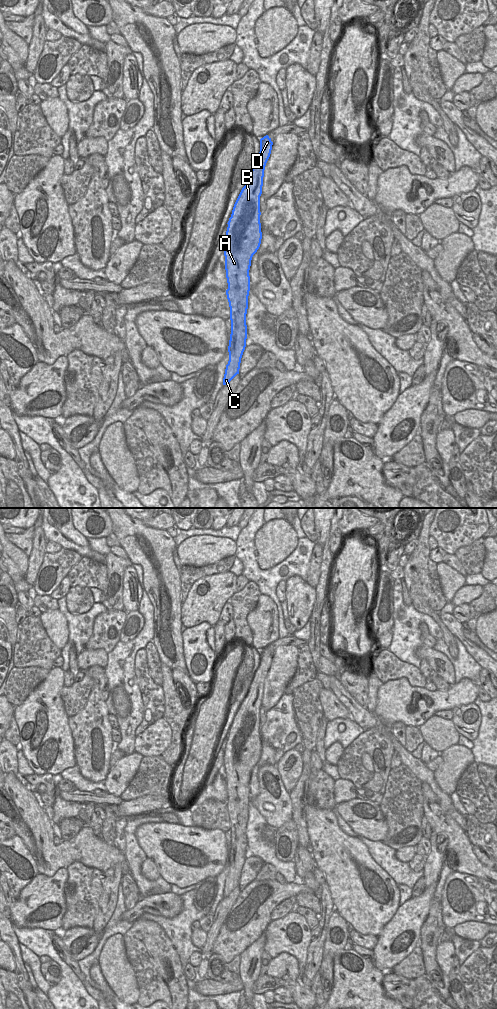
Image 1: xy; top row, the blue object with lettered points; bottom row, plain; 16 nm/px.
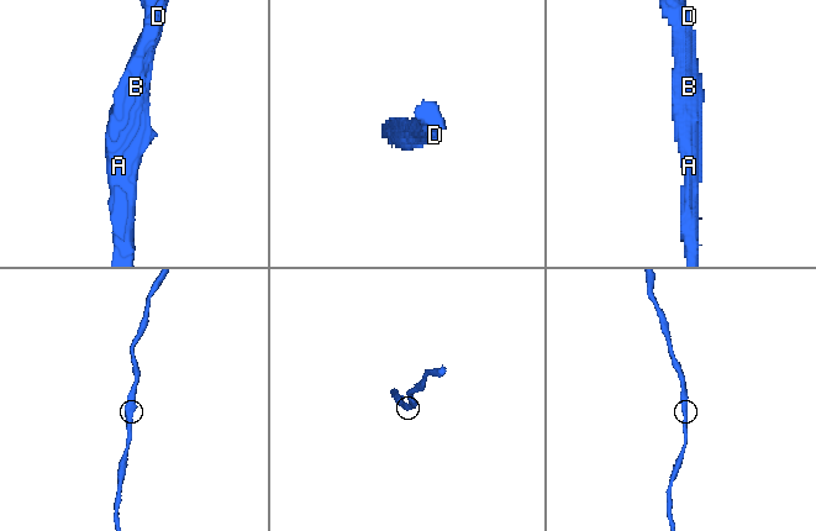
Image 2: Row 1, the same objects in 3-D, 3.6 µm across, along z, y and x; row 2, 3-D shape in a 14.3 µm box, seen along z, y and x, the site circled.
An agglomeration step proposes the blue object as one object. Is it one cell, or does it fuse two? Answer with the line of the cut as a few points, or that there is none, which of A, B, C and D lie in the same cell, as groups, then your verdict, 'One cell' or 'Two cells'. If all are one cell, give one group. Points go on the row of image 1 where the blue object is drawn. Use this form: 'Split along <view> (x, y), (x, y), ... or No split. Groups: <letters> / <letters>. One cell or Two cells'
No split. Groups: A B C D. One cell.

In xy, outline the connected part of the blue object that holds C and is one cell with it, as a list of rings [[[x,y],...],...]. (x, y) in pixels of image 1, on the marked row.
[[[266,135],[260,139],[260,152],[255,159],[245,186],[242,188],[228,221],[224,241],[226,290],[230,307],[231,334],[228,346],[229,361],[223,385],[239,374],[241,358],[246,347],[246,314],[250,291],[249,270],[253,255],[260,247],[260,196],[266,163],[273,142]]]

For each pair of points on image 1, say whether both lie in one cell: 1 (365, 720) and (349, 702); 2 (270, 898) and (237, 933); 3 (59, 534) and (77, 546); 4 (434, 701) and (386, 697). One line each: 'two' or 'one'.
1: one
2: one
3: one
4: one

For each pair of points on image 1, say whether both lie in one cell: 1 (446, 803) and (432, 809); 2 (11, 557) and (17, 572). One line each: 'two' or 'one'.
1: two
2: one

